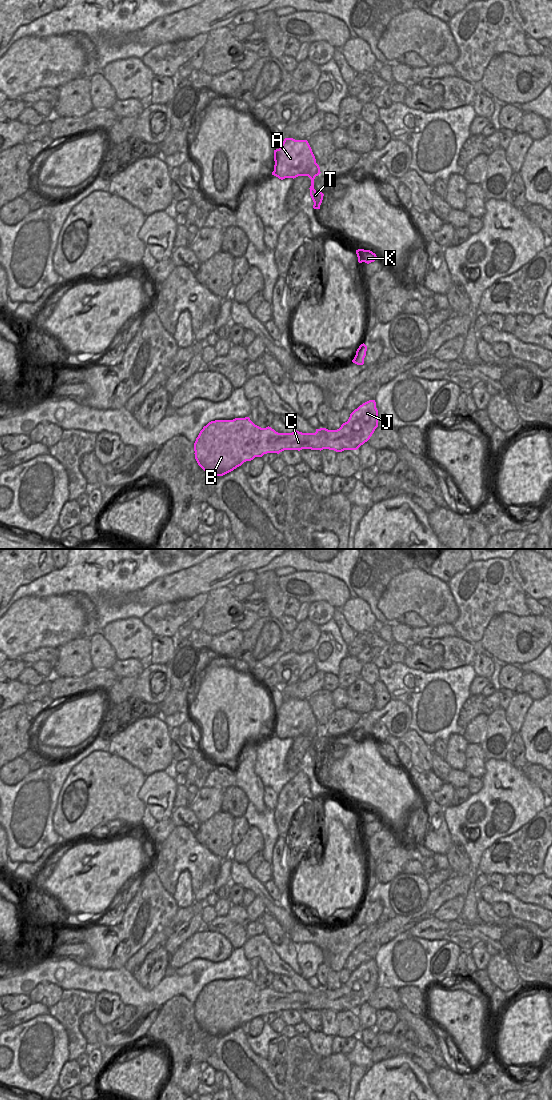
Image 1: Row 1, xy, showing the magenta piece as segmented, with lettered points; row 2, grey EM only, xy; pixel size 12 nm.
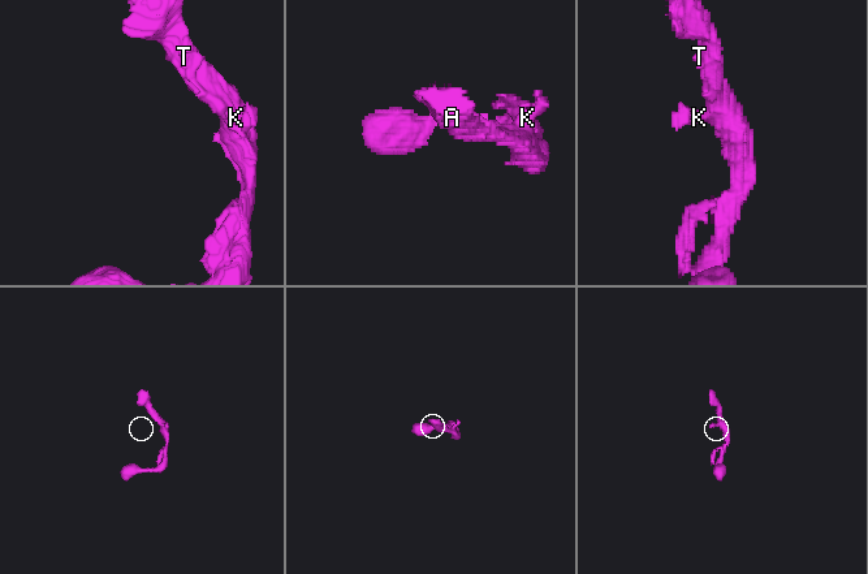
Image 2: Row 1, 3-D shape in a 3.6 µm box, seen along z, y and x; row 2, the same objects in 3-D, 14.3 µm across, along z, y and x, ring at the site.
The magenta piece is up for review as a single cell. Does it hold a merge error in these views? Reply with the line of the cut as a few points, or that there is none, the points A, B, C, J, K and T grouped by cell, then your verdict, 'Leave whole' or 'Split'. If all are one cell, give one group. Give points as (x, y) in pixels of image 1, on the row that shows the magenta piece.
No split. Groups: A B C J K T. Leave whole.

